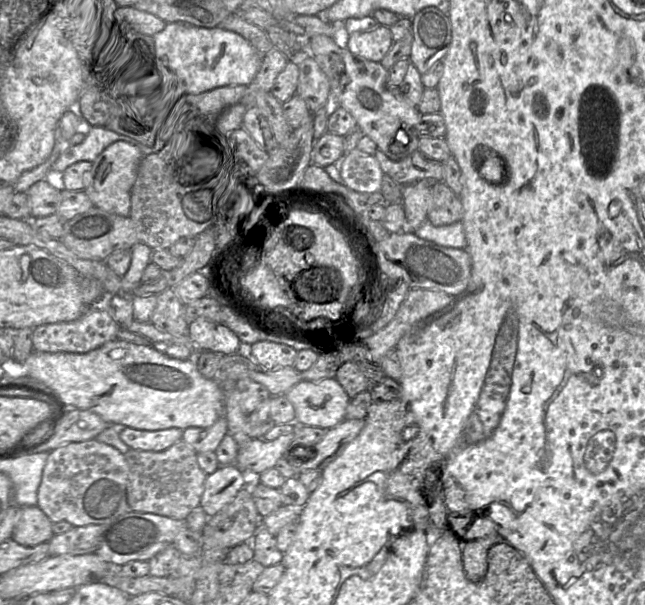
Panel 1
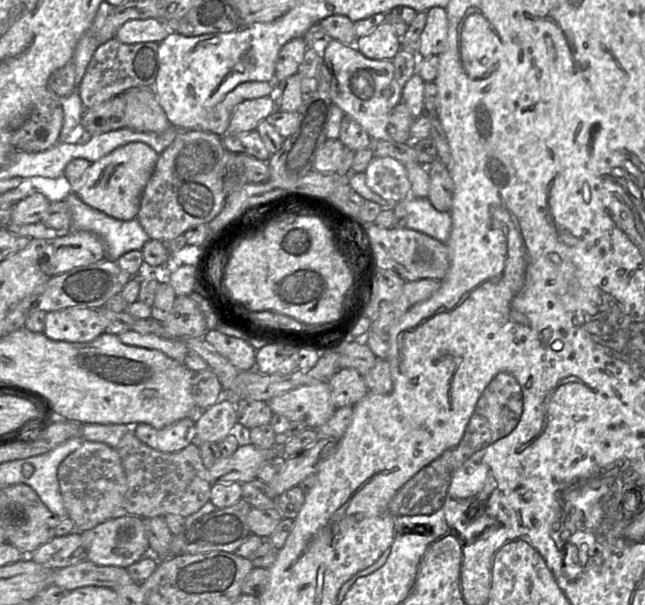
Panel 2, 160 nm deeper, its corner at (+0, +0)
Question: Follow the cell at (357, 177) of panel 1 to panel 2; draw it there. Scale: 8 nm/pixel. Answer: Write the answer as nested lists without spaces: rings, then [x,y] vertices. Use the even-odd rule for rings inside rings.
[[[374,157],[365,170],[366,184],[389,203],[412,197],[404,164],[391,157]]]

